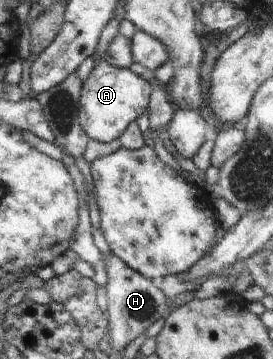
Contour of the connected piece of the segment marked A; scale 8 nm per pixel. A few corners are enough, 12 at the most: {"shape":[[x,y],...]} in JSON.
{"shape":[[97,61],[77,122],[111,142],[149,108],[149,81]]}

